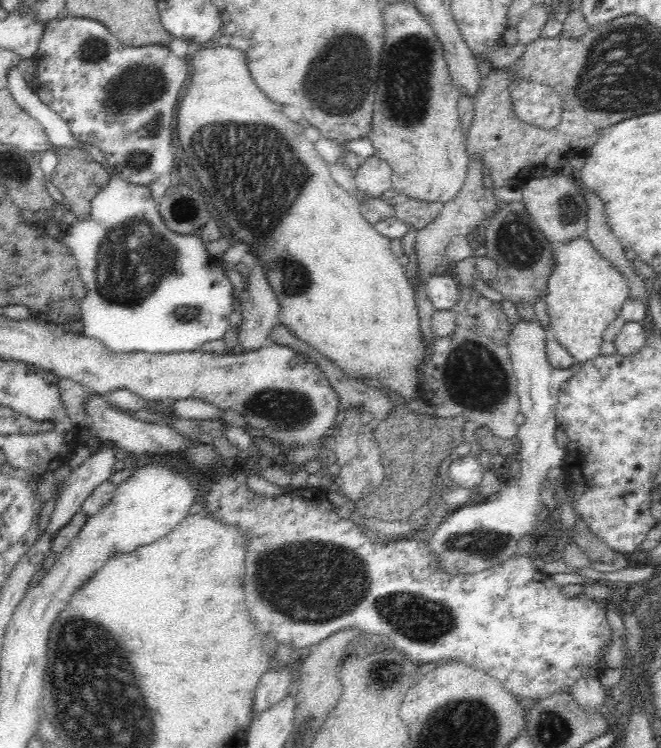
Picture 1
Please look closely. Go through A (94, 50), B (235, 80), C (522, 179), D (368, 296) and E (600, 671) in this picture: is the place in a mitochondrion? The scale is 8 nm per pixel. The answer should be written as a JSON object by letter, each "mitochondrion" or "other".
{"A":"mitochondrion","B":"other","C":"other","D":"other","E":"other"}

